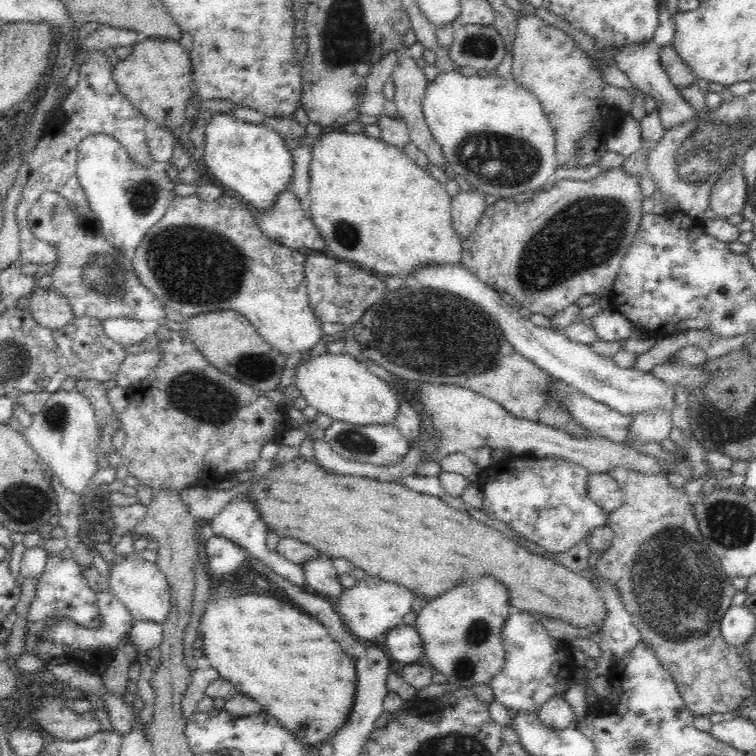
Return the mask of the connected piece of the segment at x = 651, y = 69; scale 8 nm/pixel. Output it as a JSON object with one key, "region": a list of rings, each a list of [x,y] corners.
{"region":[[[648,40],[644,44],[630,44],[630,46],[624,46],[620,52],[616,52],[614,59],[616,59],[616,67],[628,76],[632,86],[654,98],[663,127],[665,130],[670,130],[674,126],[682,126],[684,122],[694,120],[697,110],[686,102],[686,99],[680,95],[678,87],[670,81],[670,77],[660,63],[658,48],[659,46],[653,40]]]}

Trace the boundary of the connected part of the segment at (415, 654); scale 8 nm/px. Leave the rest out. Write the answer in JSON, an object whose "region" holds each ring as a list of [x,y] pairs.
{"region":[[[396,625],[380,639],[385,651],[393,659],[395,667],[416,663],[424,655],[424,643],[416,627],[411,625]]]}

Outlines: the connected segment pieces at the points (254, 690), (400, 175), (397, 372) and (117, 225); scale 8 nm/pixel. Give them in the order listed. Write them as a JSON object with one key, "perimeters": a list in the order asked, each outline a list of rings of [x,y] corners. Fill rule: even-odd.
{"perimeters":[[[[212,579],[210,586],[210,595],[205,612],[200,619],[198,627],[198,639],[202,640],[202,651],[206,658],[212,664],[212,668],[218,671],[221,678],[228,680],[236,686],[237,693],[249,696],[255,702],[258,702],[267,714],[274,716],[276,720],[282,724],[287,730],[290,730],[296,737],[304,739],[306,743],[312,745],[316,742],[324,742],[332,739],[338,730],[342,729],[350,719],[351,711],[355,704],[355,694],[357,688],[357,671],[355,668],[355,659],[346,654],[346,652],[330,637],[330,633],[326,631],[324,625],[313,615],[303,614],[300,610],[292,607],[292,605],[284,603],[272,596],[264,596],[263,594],[245,593],[235,595],[230,588],[220,584],[219,579]]],[[[330,132],[325,135],[319,135],[315,143],[312,144],[312,159],[310,164],[310,187],[307,198],[308,212],[310,213],[314,224],[318,228],[320,235],[326,242],[324,253],[337,259],[351,261],[356,266],[363,269],[376,272],[378,276],[387,278],[390,276],[409,276],[409,284],[414,270],[426,264],[437,264],[438,266],[452,266],[452,264],[461,264],[463,240],[456,233],[451,224],[451,197],[445,190],[445,186],[432,178],[428,172],[417,166],[400,147],[388,144],[381,138],[375,139],[367,134],[348,133],[348,132]]],[[[417,285],[417,286],[422,286],[422,288],[418,288],[418,290],[412,290],[412,288],[404,288],[404,286],[402,286],[402,288],[396,288],[396,290],[388,290],[388,292],[386,292],[386,294],[382,294],[382,298],[378,298],[378,302],[374,302],[374,304],[372,304],[372,306],[370,306],[365,311],[364,316],[362,316],[353,325],[350,326],[350,334],[352,334],[352,336],[355,338],[355,340],[359,343],[360,347],[361,347],[361,353],[363,354],[364,358],[368,358],[368,359],[373,360],[374,362],[376,362],[380,366],[383,366],[388,372],[390,372],[396,378],[399,378],[400,380],[404,380],[404,382],[409,381],[409,380],[417,380],[419,382],[422,381],[424,383],[430,382],[430,383],[449,384],[449,385],[458,385],[458,386],[466,387],[468,389],[472,389],[472,390],[476,391],[476,393],[478,393],[478,394],[482,394],[482,396],[486,396],[486,397],[496,401],[498,404],[502,405],[507,411],[510,411],[512,414],[514,414],[514,416],[516,416],[516,418],[525,418],[525,419],[528,419],[528,420],[540,423],[540,424],[546,424],[548,426],[553,426],[554,428],[557,428],[558,430],[562,430],[562,432],[567,432],[568,434],[571,434],[571,436],[573,436],[574,438],[578,438],[578,439],[592,439],[592,438],[594,438],[594,436],[595,436],[594,433],[590,433],[590,431],[588,431],[588,429],[586,429],[586,427],[580,425],[580,423],[578,423],[578,421],[574,421],[574,418],[570,417],[570,411],[568,411],[568,409],[566,409],[566,407],[562,407],[562,405],[560,405],[560,403],[558,403],[558,401],[552,401],[552,399],[550,399],[550,395],[548,395],[548,394],[550,394],[550,392],[552,392],[552,389],[550,389],[550,388],[552,388],[552,384],[554,384],[554,382],[559,382],[559,380],[555,379],[554,377],[552,377],[552,375],[546,373],[546,371],[544,371],[540,367],[536,366],[536,363],[524,358],[524,356],[522,356],[520,353],[518,353],[518,351],[515,351],[513,349],[513,346],[510,344],[510,342],[508,342],[508,340],[506,340],[506,337],[504,337],[504,333],[502,333],[502,329],[500,329],[500,327],[498,327],[498,322],[496,322],[496,320],[494,320],[493,316],[488,316],[487,313],[478,304],[475,304],[474,302],[469,302],[468,300],[466,300],[466,298],[461,298],[460,296],[450,294],[449,292],[446,292],[443,290],[425,287],[424,285]]],[[[92,134],[79,142],[78,181],[96,215],[99,233],[106,241],[132,257],[138,242],[165,216],[176,197],[175,182],[168,179],[164,164],[140,167],[128,157],[126,149],[112,136]]]]}

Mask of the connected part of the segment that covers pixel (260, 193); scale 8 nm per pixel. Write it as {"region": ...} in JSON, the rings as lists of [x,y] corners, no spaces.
{"region":[[[214,112],[203,126],[206,131],[203,160],[216,180],[225,188],[234,190],[256,210],[272,209],[278,196],[287,190],[294,177],[294,160],[291,150],[286,147],[285,138],[264,123],[247,123],[230,112]]]}

